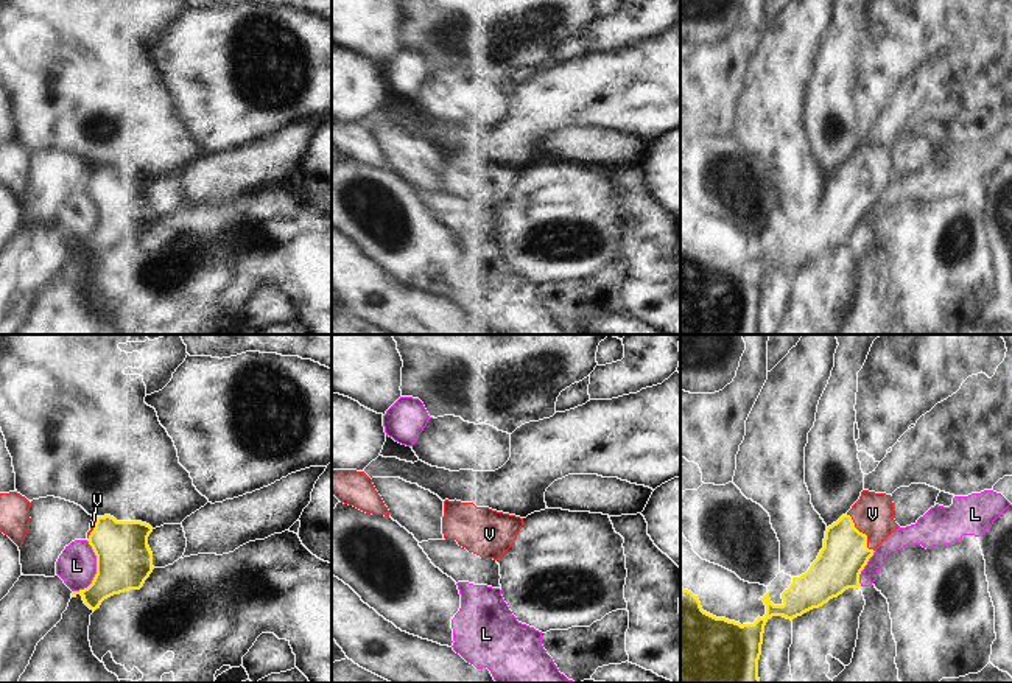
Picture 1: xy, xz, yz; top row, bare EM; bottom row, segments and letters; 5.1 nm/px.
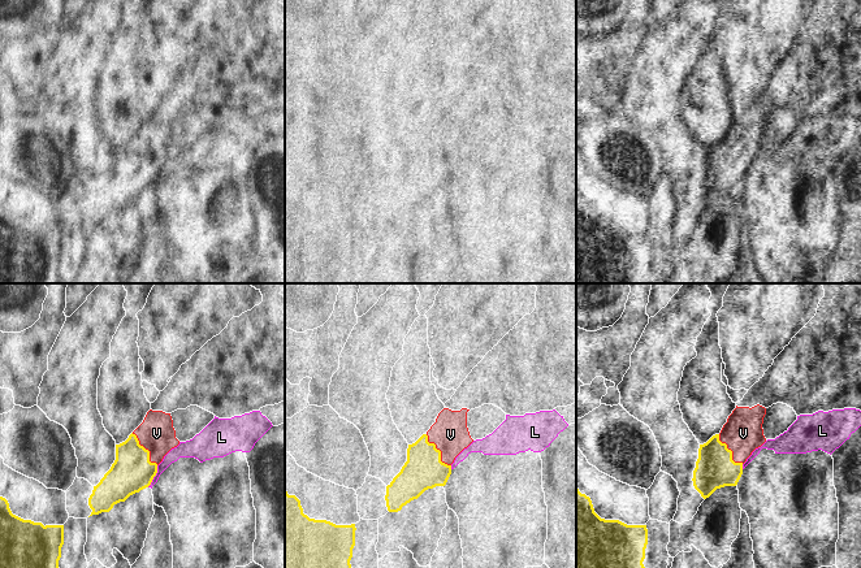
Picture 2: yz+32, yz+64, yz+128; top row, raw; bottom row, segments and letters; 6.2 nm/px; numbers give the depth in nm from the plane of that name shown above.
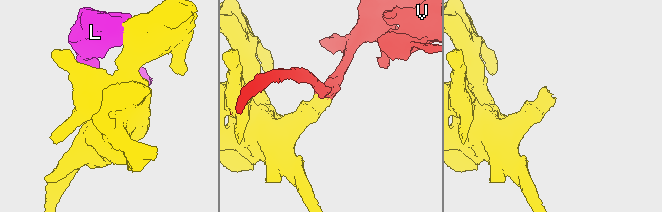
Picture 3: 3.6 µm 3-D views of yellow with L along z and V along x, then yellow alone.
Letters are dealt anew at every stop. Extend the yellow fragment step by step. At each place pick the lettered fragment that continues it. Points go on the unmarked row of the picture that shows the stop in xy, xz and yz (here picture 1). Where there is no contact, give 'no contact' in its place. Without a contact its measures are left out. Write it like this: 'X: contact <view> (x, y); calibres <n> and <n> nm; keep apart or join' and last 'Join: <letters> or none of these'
L: contact xy (97, 221); calibres 280 and 200 nm; keep apart
V: contact yz (861, 184); calibres 240 and 220 nm; join
Join: V

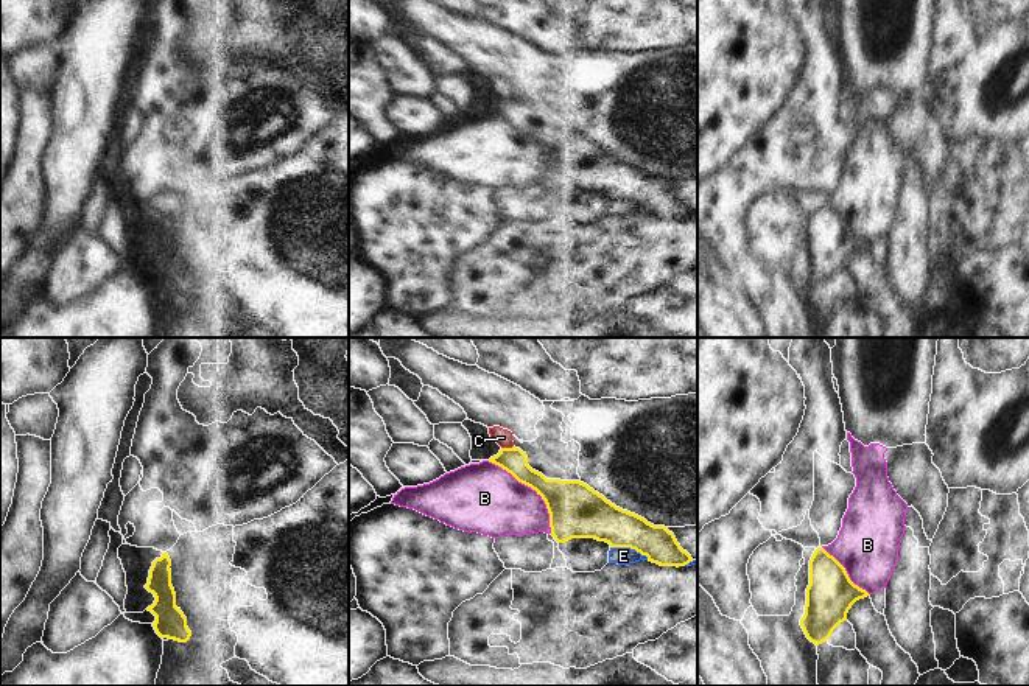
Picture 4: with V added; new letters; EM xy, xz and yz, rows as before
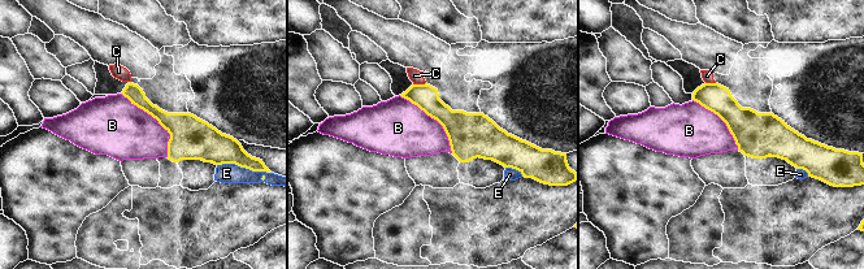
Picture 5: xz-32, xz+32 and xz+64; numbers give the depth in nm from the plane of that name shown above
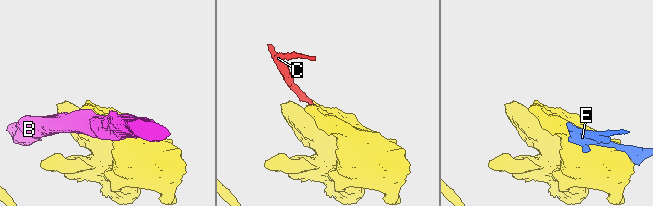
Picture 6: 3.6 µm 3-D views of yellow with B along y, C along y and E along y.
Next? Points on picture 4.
B: contact xz (533, 140); calibres 280 and 360 nm; keep apart
C: contact xz (506, 100); calibres 140 and 90 nm; keep apart
E: contact xz (629, 198); calibres 220 and 100 nm; keep apart
Join: none of these

